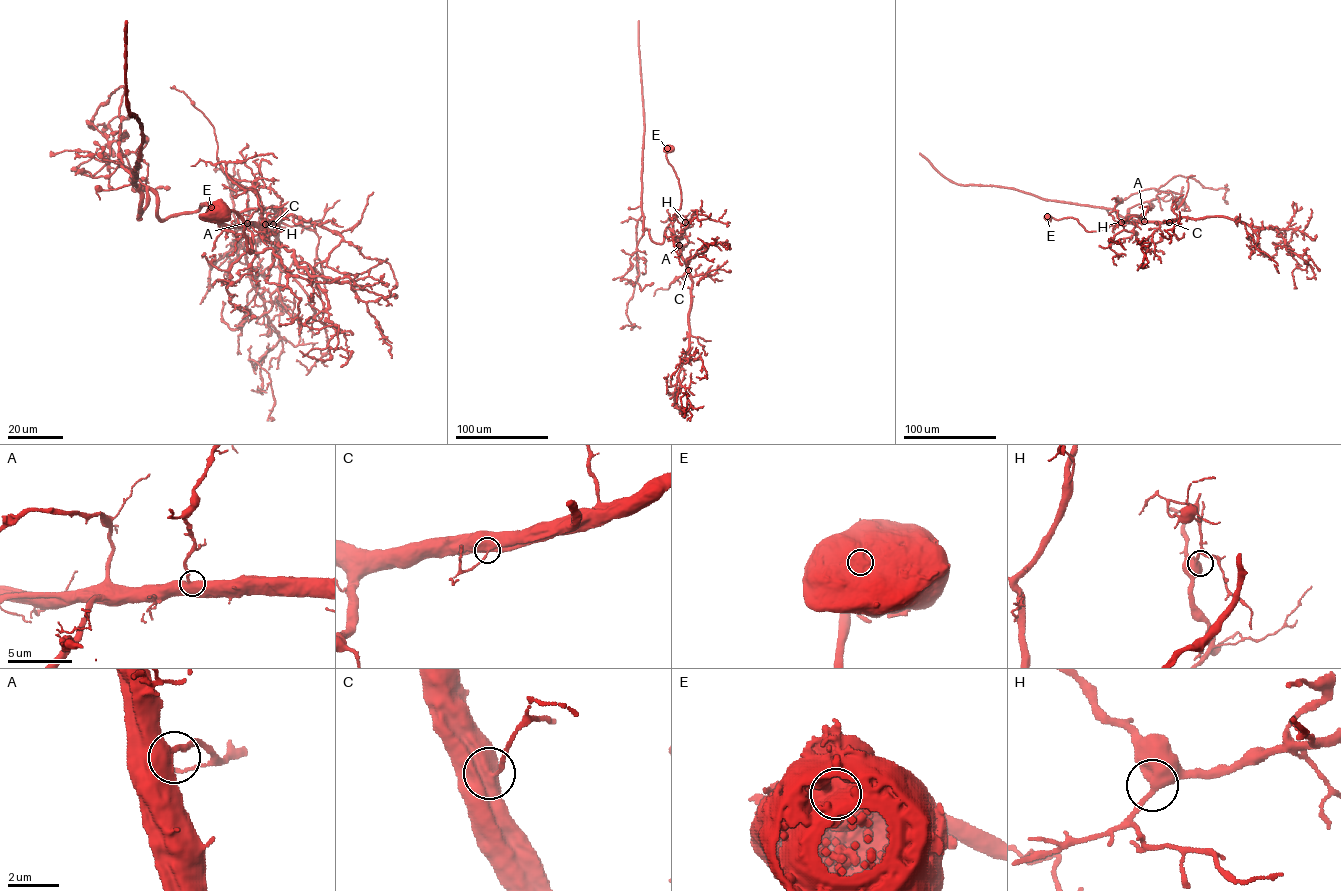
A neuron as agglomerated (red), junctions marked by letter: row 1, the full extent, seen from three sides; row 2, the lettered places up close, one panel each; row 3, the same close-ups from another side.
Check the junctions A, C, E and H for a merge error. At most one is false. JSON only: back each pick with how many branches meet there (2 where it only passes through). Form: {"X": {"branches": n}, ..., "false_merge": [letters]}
{"false_merge": []}

